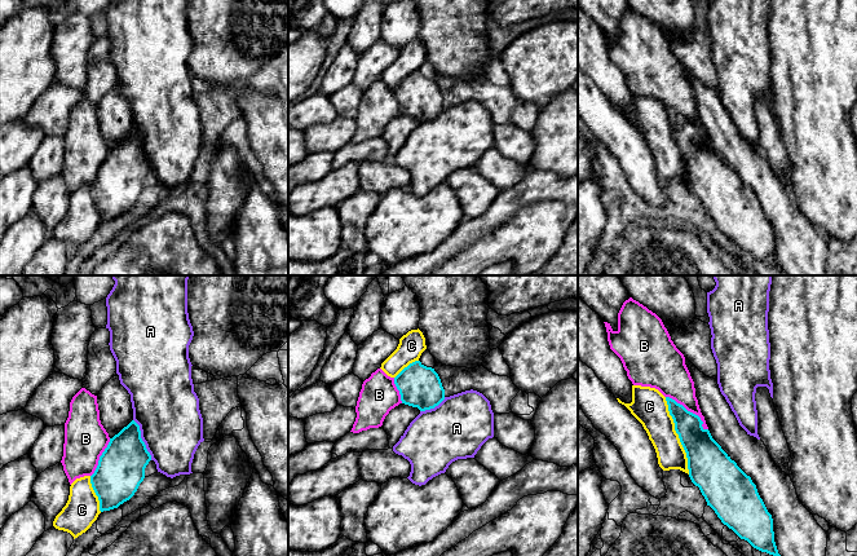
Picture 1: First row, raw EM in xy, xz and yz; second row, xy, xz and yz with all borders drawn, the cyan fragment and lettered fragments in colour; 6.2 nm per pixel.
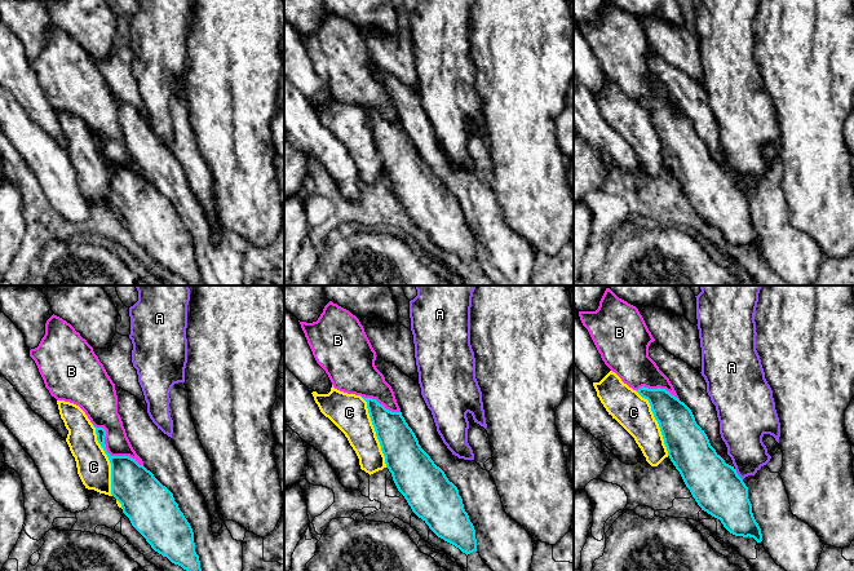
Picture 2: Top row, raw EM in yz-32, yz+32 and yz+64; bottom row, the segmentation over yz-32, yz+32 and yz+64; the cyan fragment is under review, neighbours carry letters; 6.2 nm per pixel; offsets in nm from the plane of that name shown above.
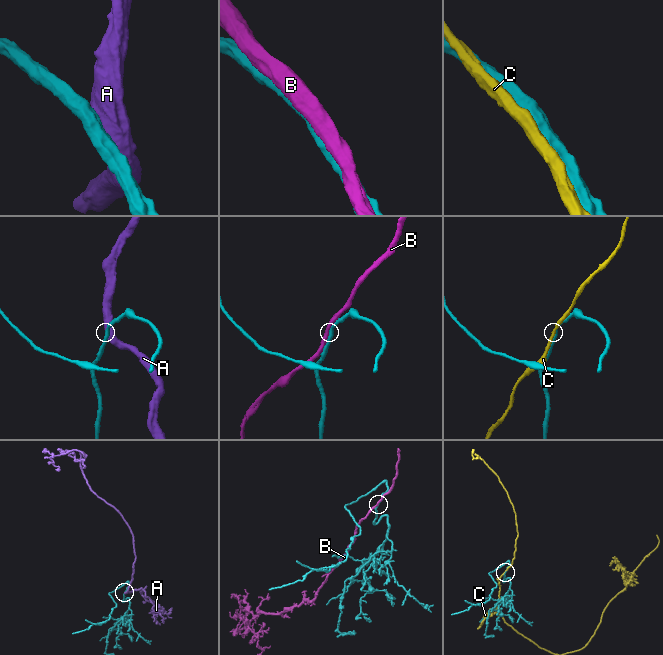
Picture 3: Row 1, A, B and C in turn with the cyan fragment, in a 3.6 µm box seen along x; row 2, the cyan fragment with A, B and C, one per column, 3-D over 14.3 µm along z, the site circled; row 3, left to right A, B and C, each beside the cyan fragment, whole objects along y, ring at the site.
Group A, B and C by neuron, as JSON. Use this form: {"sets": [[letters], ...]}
{"sets": [["A"], ["B"], ["C"]]}

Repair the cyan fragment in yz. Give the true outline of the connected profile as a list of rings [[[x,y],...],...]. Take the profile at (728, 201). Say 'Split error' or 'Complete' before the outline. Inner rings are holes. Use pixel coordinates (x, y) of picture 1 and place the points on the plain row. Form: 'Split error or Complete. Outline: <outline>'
Complete. Outline: [[[666,107],[675,141],[686,163],[692,193],[724,235],[754,259],[781,268],[773,229],[756,195],[702,137],[701,128]]]

